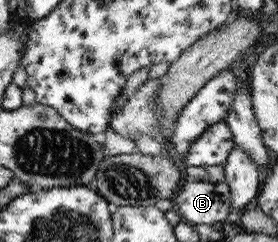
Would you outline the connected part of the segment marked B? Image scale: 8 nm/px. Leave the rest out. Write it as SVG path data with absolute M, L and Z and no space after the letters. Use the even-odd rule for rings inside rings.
M185 180L176 191L175 205L185 223L211 225L233 217L229 191L224 182Z

